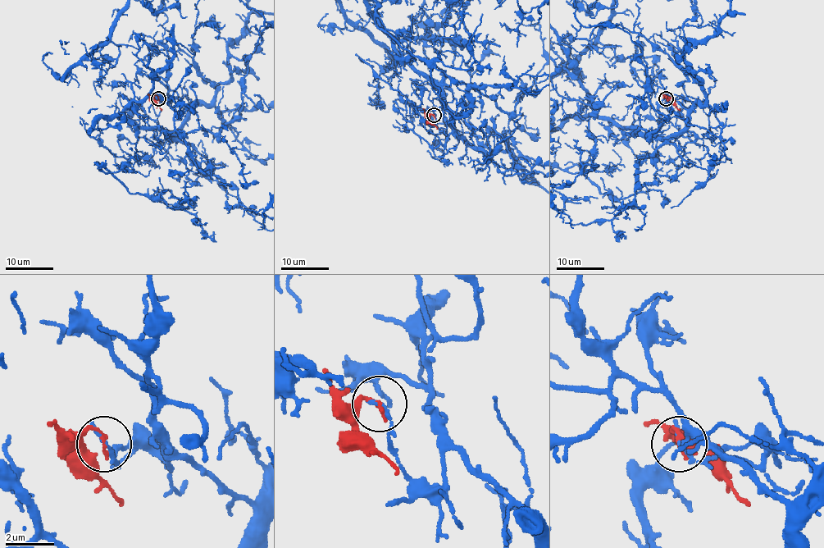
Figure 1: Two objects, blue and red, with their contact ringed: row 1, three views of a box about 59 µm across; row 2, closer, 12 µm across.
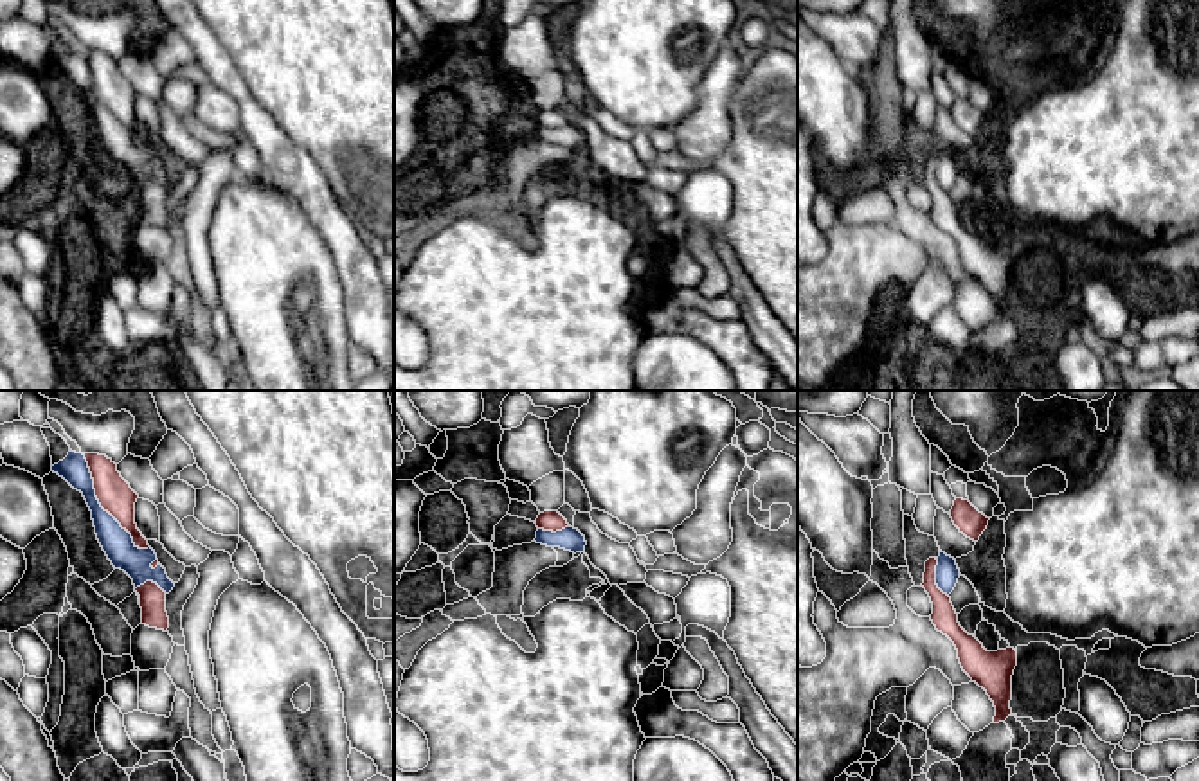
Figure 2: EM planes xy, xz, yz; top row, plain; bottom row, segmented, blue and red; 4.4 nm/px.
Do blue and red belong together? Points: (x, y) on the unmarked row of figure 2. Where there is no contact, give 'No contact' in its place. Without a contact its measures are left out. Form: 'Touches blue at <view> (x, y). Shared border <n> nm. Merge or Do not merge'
Touches blue at xy (99, 101). Shared border 500 nm. Do not merge

